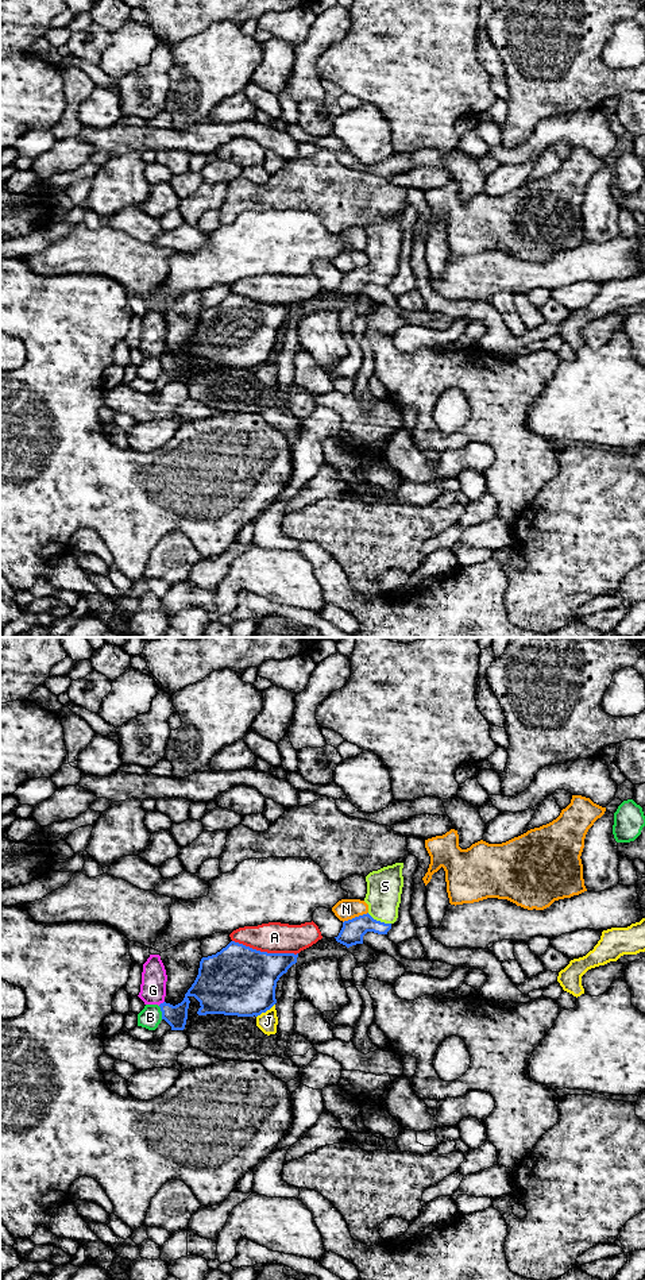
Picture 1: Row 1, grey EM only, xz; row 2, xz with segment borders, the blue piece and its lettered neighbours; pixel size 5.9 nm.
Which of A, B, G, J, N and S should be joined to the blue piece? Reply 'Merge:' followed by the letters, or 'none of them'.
Merge: S

